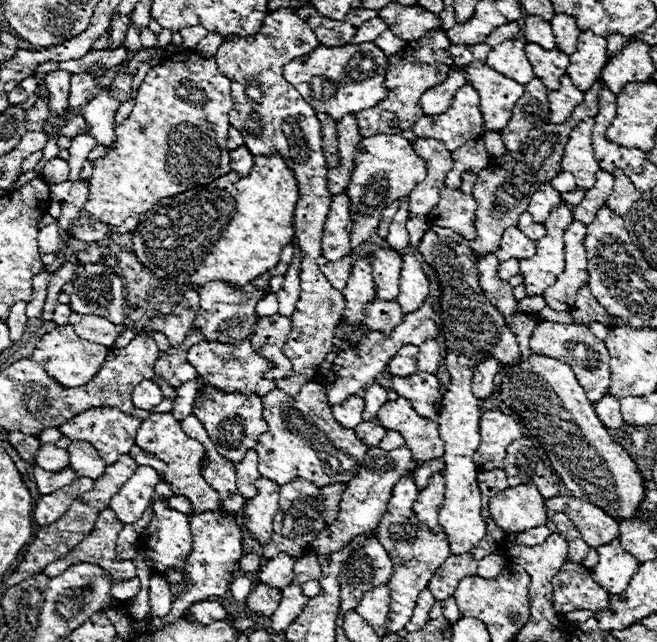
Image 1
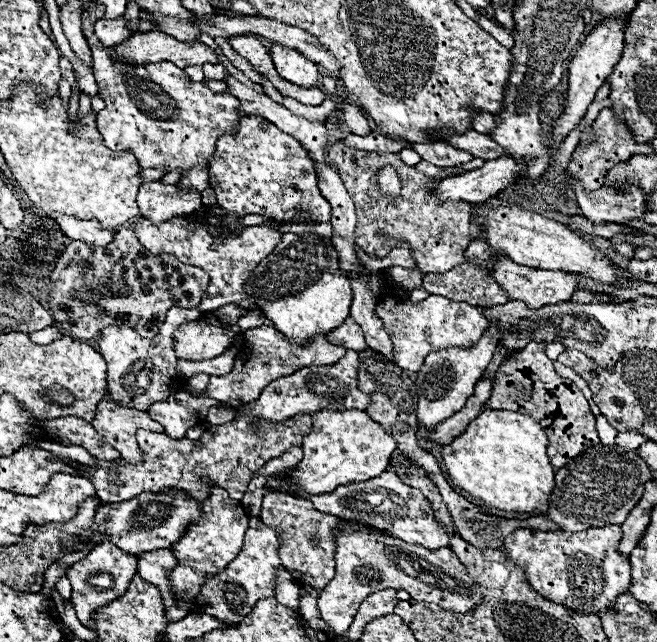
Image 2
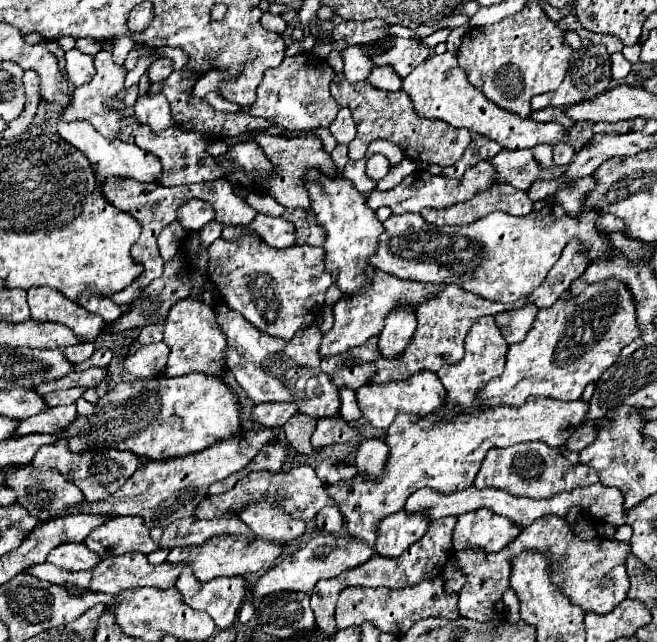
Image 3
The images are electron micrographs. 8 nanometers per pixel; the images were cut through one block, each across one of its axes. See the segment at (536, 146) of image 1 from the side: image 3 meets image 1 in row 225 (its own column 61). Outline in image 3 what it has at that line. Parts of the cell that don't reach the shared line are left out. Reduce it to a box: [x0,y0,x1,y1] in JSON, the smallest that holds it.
[6,466,84,522]

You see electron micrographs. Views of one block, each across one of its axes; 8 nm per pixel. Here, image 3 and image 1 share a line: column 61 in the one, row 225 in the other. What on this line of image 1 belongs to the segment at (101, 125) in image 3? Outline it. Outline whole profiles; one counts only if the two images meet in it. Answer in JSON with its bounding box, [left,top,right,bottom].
[86,52,234,226]

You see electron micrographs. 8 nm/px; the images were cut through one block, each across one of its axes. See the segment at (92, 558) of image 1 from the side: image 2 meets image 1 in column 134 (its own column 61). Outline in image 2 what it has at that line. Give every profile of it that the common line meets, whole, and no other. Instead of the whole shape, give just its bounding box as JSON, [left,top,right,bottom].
[42,564,68,596]

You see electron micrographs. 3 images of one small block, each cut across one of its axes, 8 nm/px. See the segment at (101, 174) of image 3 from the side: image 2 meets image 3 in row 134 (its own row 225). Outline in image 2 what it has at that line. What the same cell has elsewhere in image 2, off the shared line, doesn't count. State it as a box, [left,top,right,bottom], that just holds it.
[58,216,116,246]

